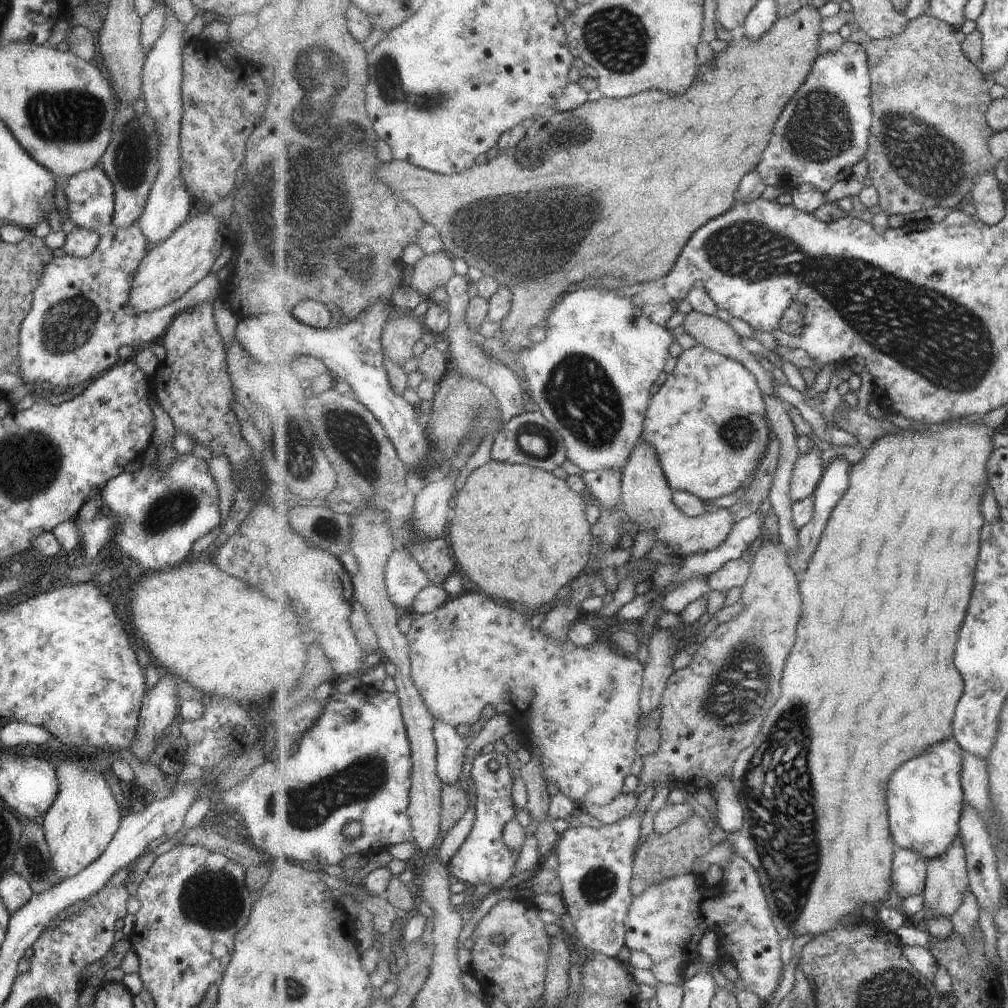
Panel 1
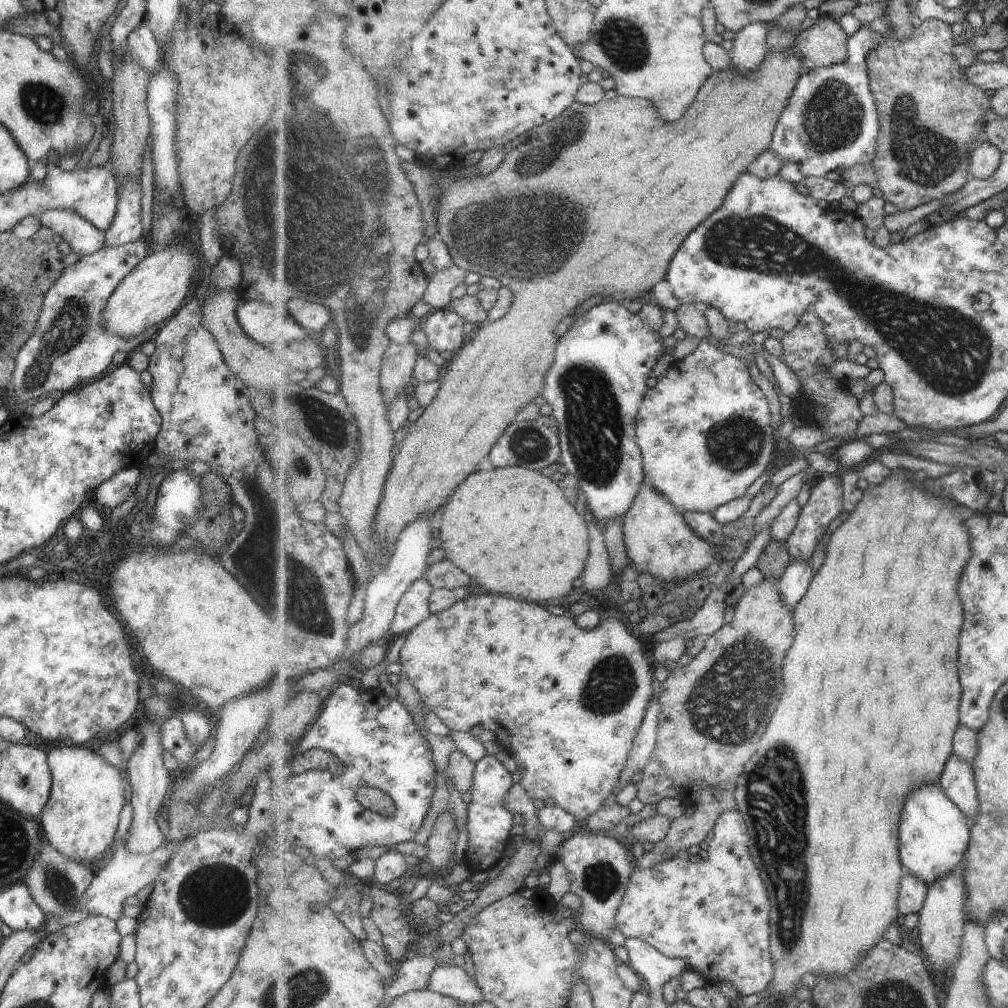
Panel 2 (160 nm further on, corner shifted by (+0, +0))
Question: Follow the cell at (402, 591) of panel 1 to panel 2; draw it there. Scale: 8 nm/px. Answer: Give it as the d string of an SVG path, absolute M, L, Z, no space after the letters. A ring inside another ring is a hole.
M427 578L416 580L405 593L396 608L389 637L392 639L399 634L410 633L416 626L432 615L430 598L434 588Z

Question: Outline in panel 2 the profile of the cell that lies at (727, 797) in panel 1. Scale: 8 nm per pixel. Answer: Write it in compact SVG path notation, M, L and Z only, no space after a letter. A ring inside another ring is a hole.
M724 812L703 852L693 859L671 857L654 867L635 866L627 892L616 916L616 928L626 937L644 940L672 959L686 960L688 969L702 974L707 982L730 982L740 996L759 994L774 979L771 954L770 912L773 905L762 873L750 853L751 836L741 812Z

